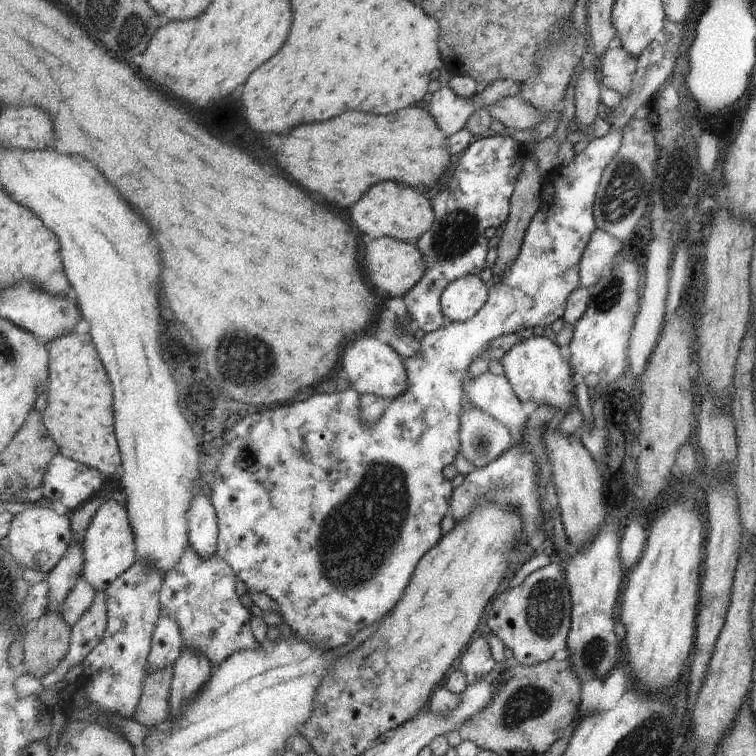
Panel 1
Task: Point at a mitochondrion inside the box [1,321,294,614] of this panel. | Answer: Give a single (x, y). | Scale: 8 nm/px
(243, 361)

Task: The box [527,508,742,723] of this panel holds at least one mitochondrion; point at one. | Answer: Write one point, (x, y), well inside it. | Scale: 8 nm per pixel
(593, 652)

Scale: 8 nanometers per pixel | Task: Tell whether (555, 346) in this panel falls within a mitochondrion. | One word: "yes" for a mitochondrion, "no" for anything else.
no

